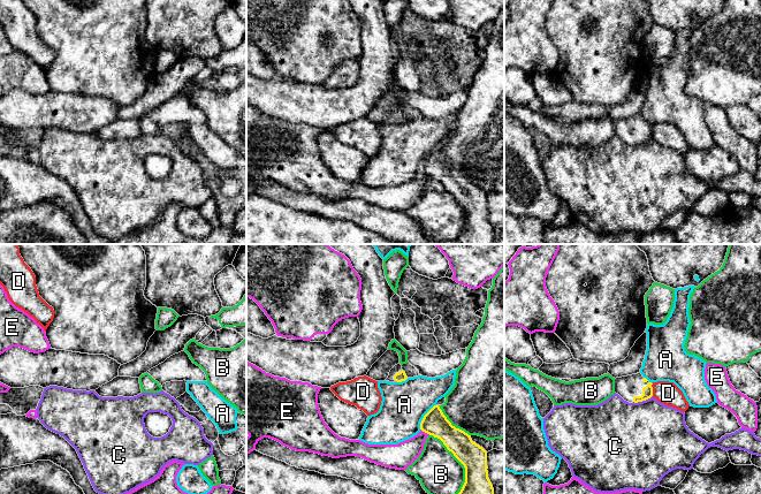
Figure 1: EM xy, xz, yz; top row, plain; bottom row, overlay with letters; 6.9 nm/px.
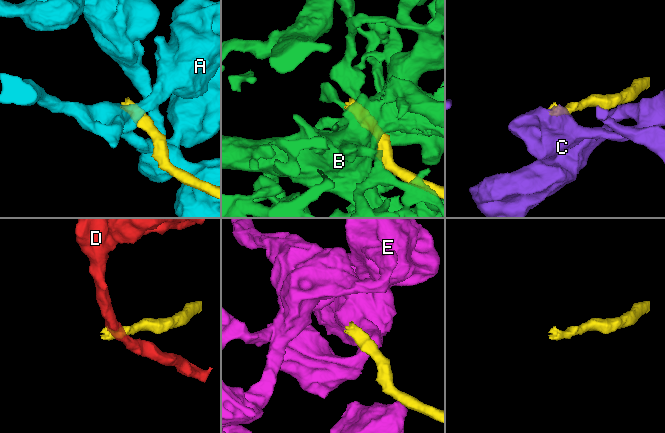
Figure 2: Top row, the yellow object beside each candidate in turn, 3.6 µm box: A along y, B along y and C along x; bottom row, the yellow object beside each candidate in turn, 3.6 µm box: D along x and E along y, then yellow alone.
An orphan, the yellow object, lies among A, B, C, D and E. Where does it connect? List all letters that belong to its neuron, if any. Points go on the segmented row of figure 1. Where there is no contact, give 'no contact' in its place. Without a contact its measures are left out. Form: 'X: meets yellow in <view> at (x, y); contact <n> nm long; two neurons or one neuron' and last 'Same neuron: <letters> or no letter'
A: meets yellow in xz at (424, 417); contact 200 nm long; two neurons
B: meets yellow in xz at (459, 461); contact 460 nm long; two neurons
C: meets yellow in yz at (642, 400); contact 140 nm long; two neurons
D: meets yellow in yz at (652, 389); contact 90 nm long; two neurons
E: meets yellow in xz at (425, 432); contact 80 nm long; two neurons
Same neuron: no letter

